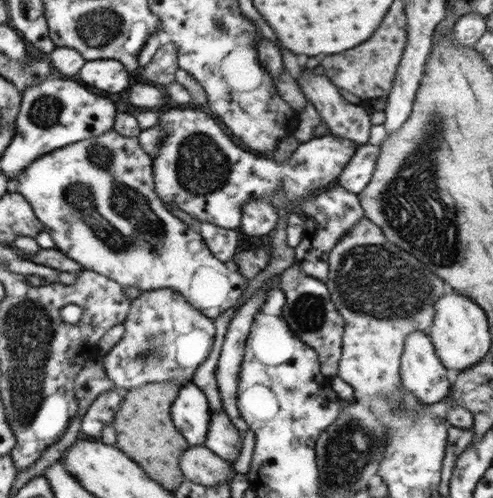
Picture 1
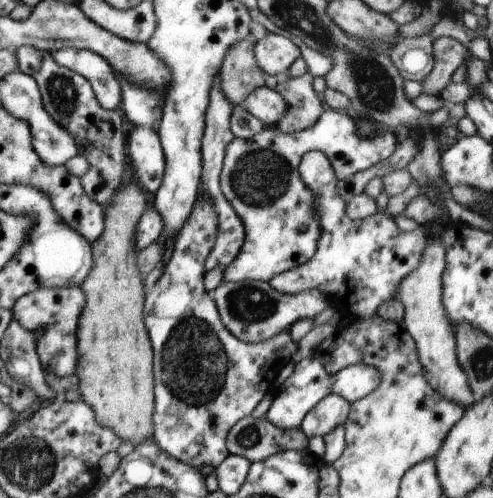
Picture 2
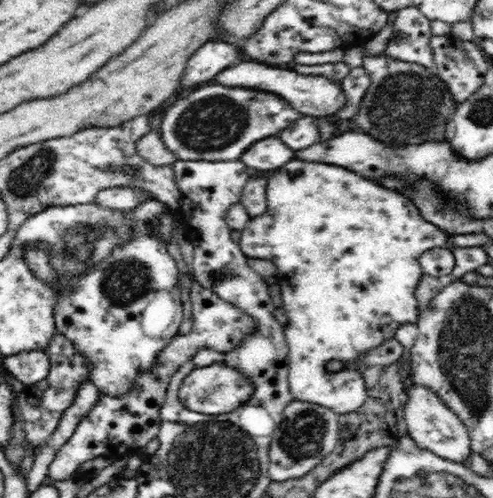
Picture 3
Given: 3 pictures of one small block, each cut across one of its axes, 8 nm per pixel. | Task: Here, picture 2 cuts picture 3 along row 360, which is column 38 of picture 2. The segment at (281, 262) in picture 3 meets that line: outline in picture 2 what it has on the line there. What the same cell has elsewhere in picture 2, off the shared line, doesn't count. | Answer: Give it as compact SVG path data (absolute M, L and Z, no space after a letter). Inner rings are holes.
M39 288L31 294L21 296L13 308L13 320L19 322L21 328L29 330L31 336L37 340L37 354L39 362L43 366L43 372L57 374L59 378L67 378L75 372L75 366L79 364L79 352L77 352L77 318L83 310L85 298L81 288Z

